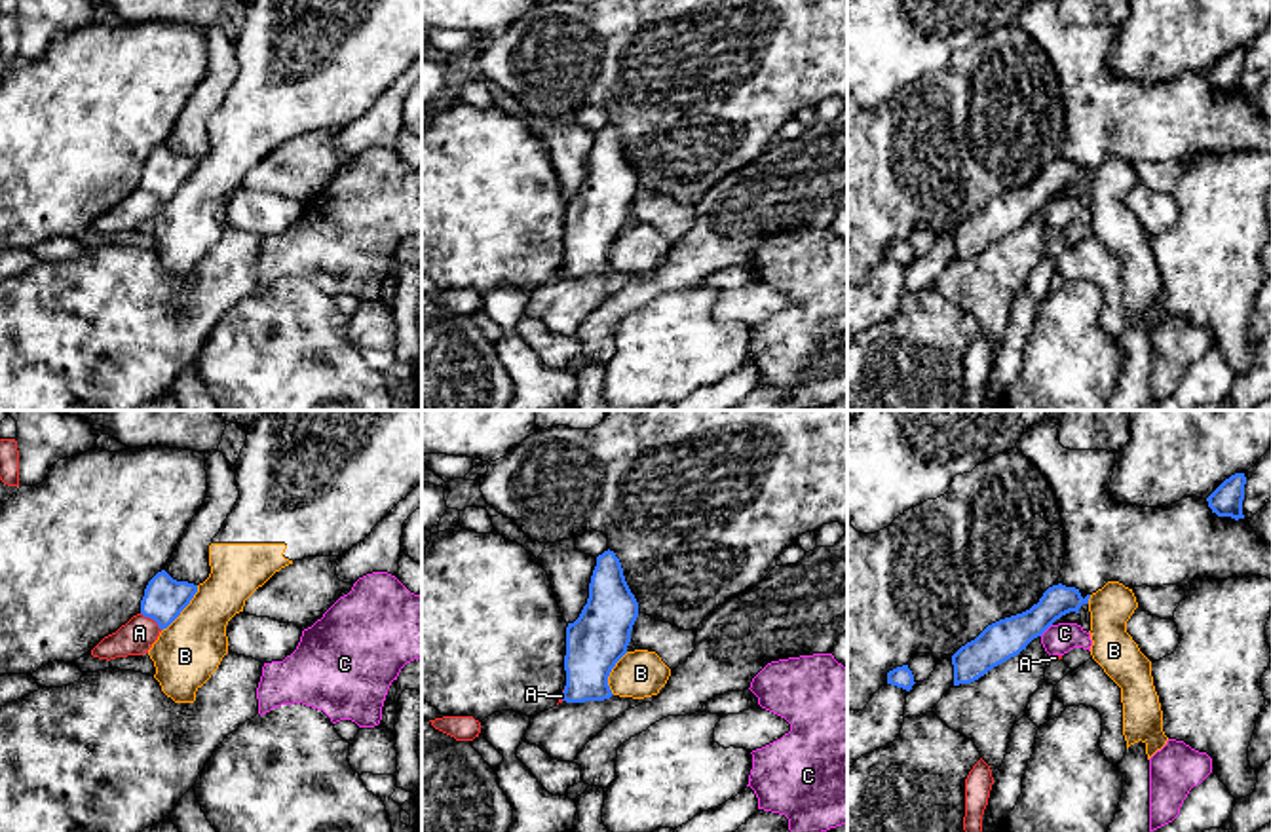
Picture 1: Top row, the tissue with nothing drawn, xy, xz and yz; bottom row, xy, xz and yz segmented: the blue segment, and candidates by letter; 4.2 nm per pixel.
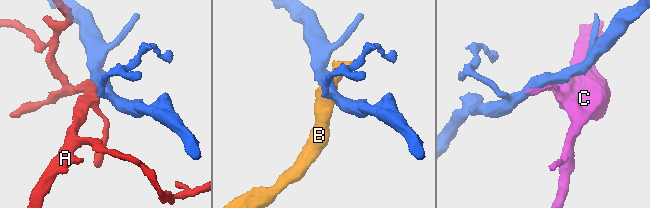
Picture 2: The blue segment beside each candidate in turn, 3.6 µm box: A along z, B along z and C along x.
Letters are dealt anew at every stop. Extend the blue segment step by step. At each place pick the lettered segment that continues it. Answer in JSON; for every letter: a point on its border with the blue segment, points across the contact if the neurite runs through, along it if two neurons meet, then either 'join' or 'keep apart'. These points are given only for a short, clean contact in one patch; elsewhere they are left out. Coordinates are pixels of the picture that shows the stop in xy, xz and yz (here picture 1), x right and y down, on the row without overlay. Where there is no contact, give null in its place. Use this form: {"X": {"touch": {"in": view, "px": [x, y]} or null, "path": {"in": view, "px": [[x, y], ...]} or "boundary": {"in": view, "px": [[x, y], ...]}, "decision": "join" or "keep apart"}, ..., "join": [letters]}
{"A": {"touch": {"in": "xy", "px": [152, 192]}, "decision": "keep apart"}, "B": {"touch": {"in": "xy", "px": [185, 181]}, "boundary": {"in": "xy", "px": [[198, 160], [190, 177], [162, 206]]}, "decision": "keep apart"}, "C": {"touch": {"in": "yz", "px": [1045, 204]}, "boundary": {"in": "yz", "px": [[1051, 198], [1040, 209]]}, "decision": "keep apart"}, "join": []}

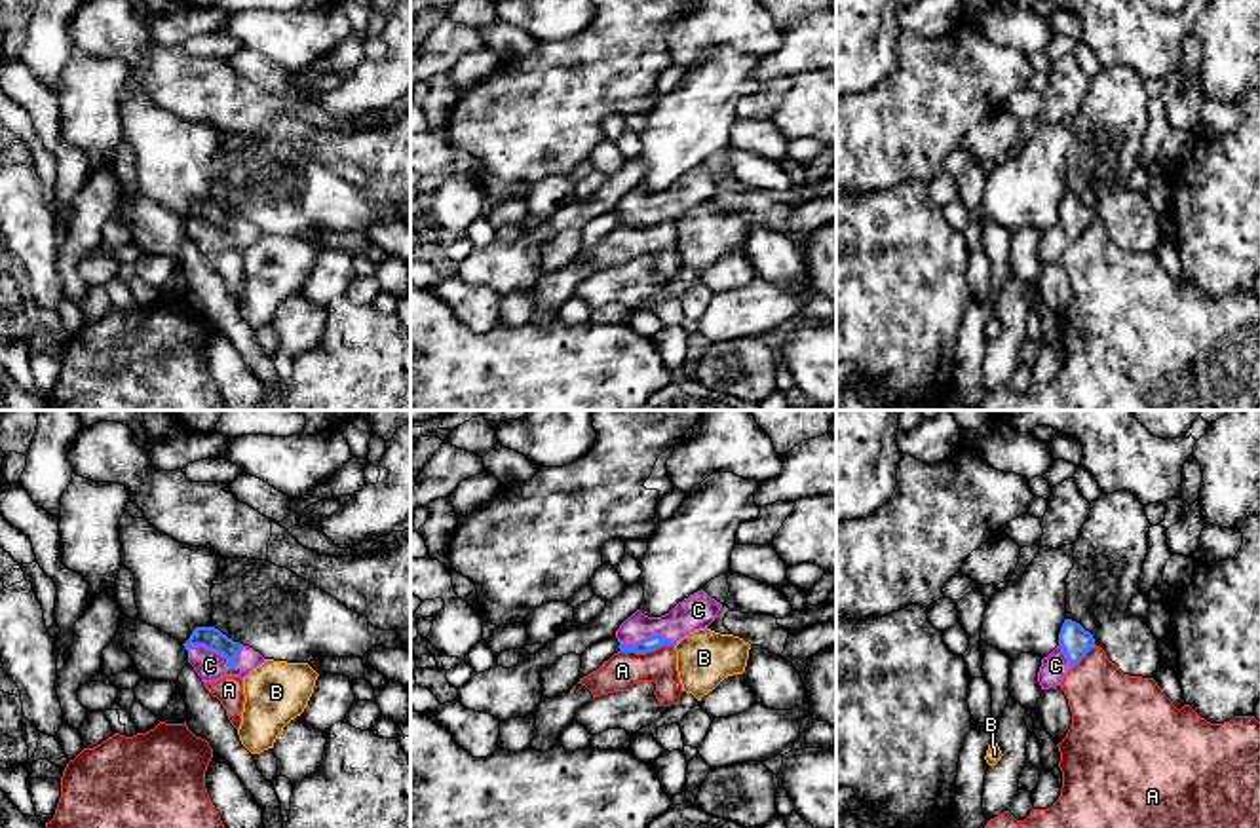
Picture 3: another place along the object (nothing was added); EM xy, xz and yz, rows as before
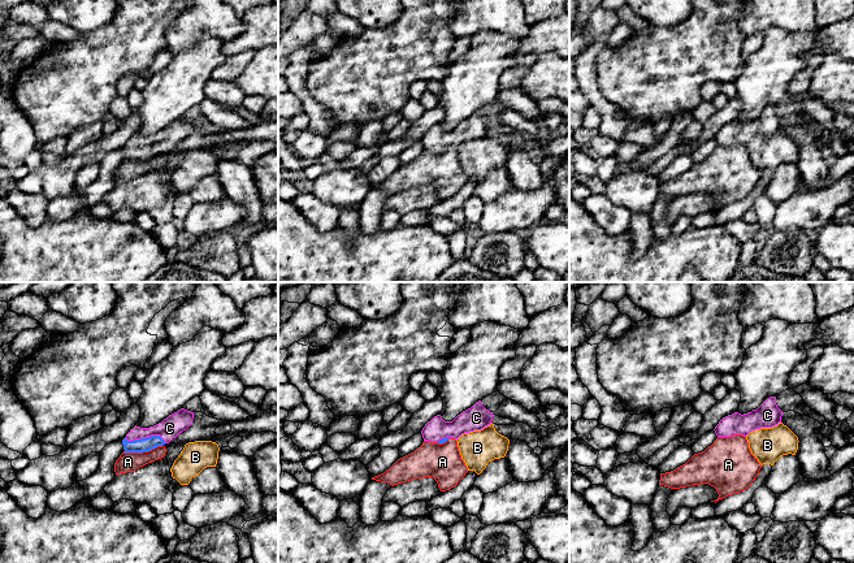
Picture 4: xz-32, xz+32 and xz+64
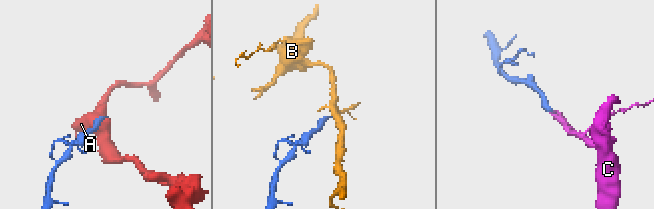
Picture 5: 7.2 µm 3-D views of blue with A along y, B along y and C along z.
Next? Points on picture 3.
{"A": {"touch": {"in": "xz", "px": [647, 225]}, "boundary": {"in": "xz", "px": [[673, 221], [620, 226]]}, "decision": "keep apart"}, "B": {"touch": {"in": "xz", "px": [675, 219]}, "boundary": {"in": "xz", "px": [[677, 217], [673, 221]]}, "decision": "keep apart"}, "C": {"touch": {"in": "xy", "px": [219, 226]}, "path": {"in": "xy", "px": [[208, 211], [219, 226], [210, 240]]}, "decision": "join"}, "join": ["C"]}

